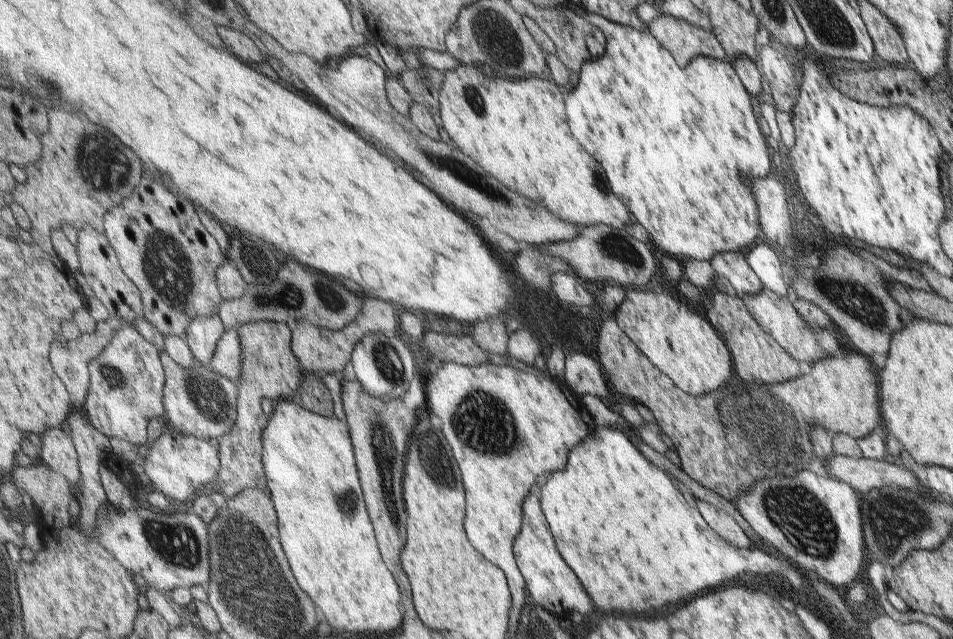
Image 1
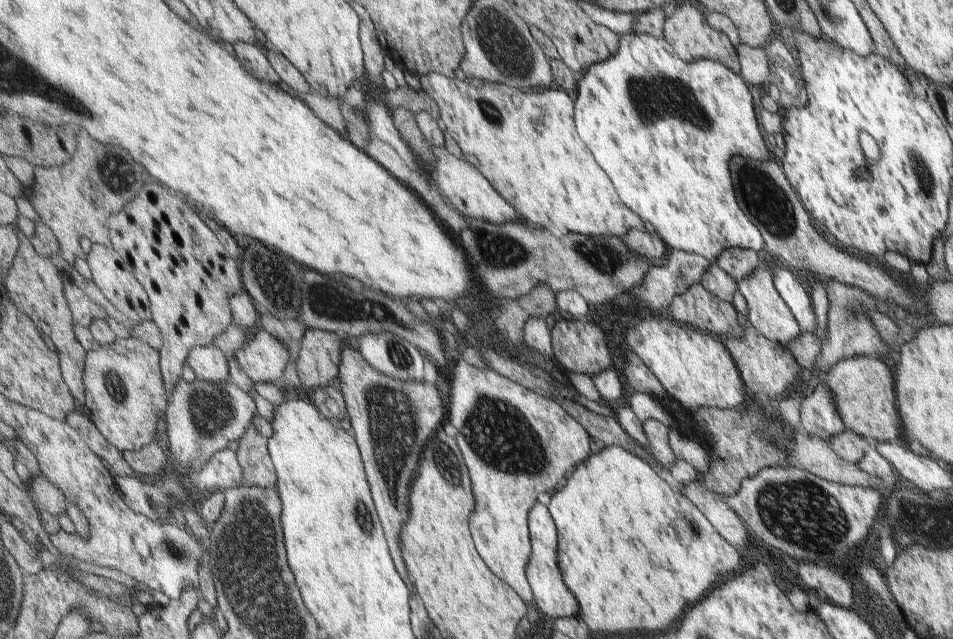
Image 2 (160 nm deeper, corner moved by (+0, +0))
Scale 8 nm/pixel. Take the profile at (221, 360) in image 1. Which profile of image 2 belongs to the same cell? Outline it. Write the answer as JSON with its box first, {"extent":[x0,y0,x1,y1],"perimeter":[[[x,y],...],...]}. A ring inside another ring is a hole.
{"extent":[235,328,291,385],"perimeter":[[[259,328],[236,352],[235,358],[255,382],[282,385],[286,381],[283,374],[291,362],[291,350],[272,332]]]}

